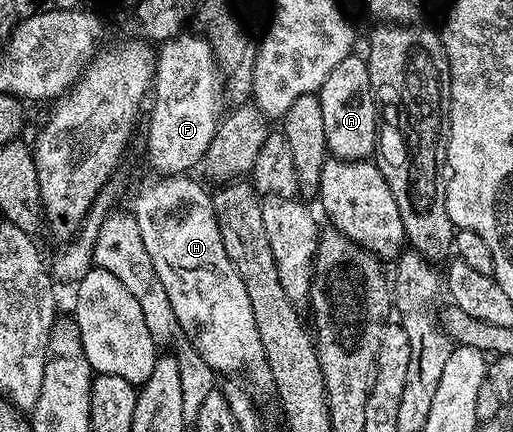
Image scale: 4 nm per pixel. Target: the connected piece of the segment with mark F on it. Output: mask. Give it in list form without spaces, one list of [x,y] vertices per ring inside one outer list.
[[[194,33],[191,39],[183,39],[178,35],[178,43],[166,41],[170,47],[163,43],[157,48],[158,55],[156,51],[152,84],[154,108],[150,111],[150,132],[146,135],[146,159],[158,170],[159,176],[181,175],[189,172],[189,167],[197,168],[206,156],[208,145],[212,145],[212,137],[224,115],[224,79],[219,67],[210,67],[210,56],[216,52],[210,46],[209,38]]]

